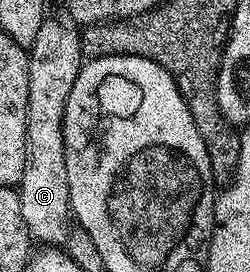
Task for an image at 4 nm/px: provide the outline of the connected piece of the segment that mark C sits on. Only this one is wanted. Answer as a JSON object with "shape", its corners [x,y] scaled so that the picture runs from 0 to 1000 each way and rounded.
{"shape":[[[208,66],[180,70],[112,191],[120,360],[104,434],[104,610],[88,625],[72,702],[88,816],[104,816],[116,871],[132,886],[164,882],[176,904],[268,901],[288,772],[280,669],[264,669],[256,408],[280,331],[296,331],[296,287],[312,287],[320,268],[328,210],[308,107],[256,88]]]}

